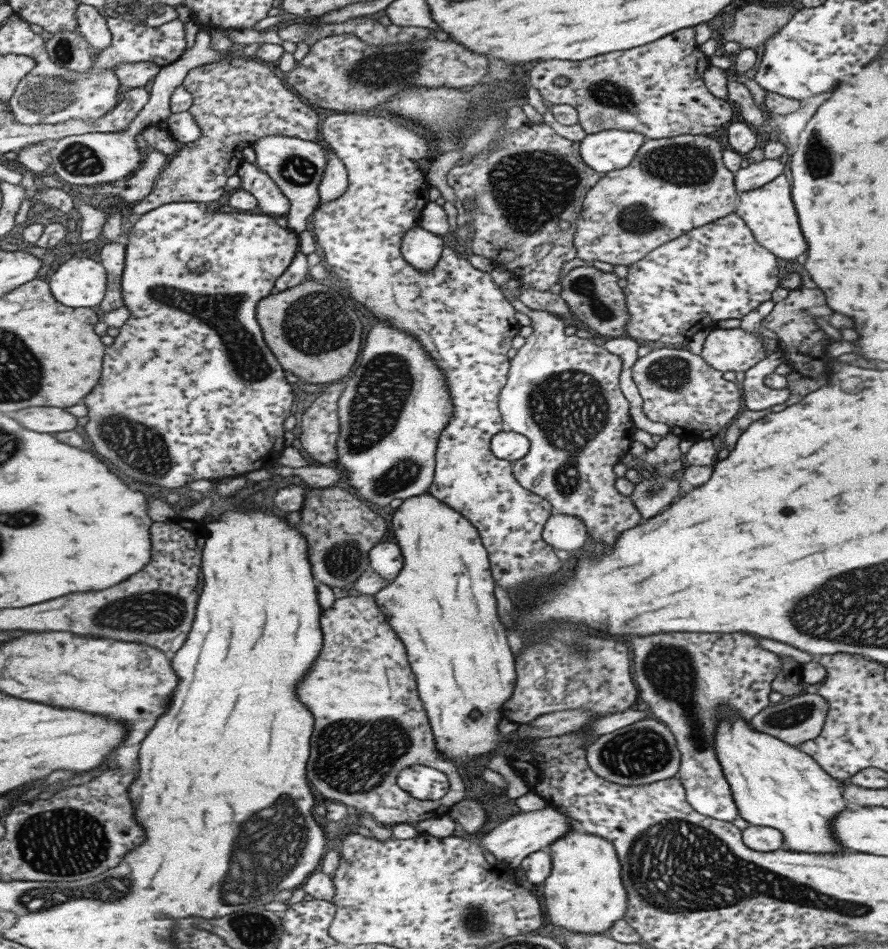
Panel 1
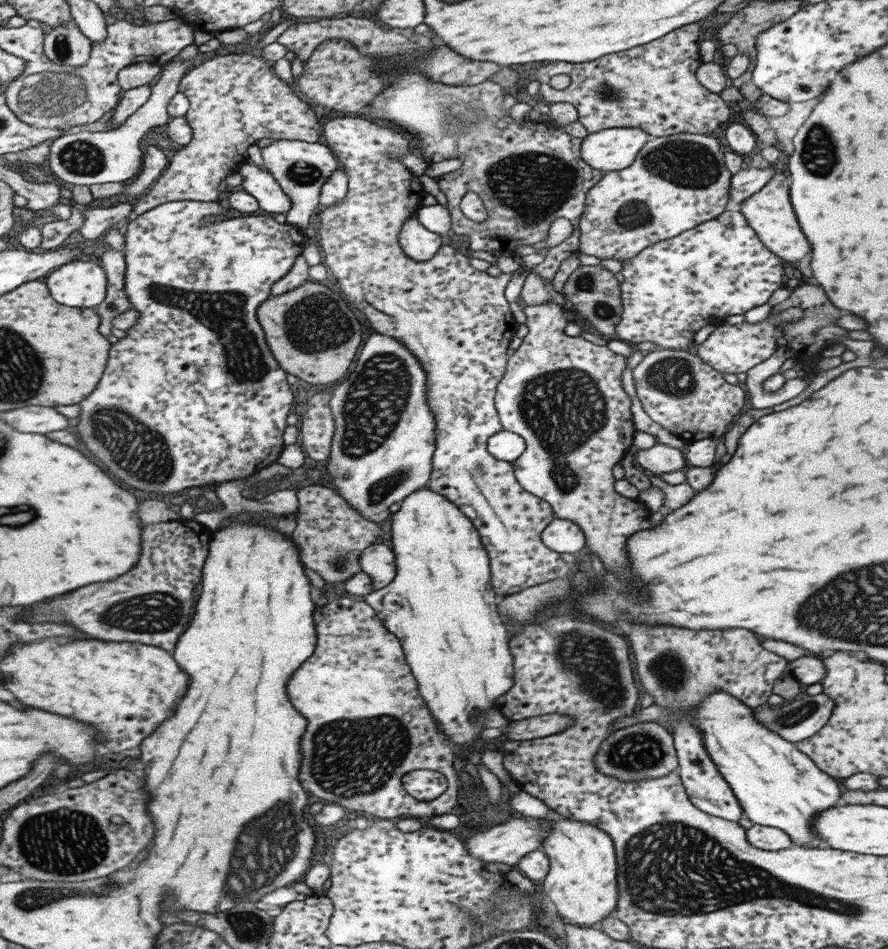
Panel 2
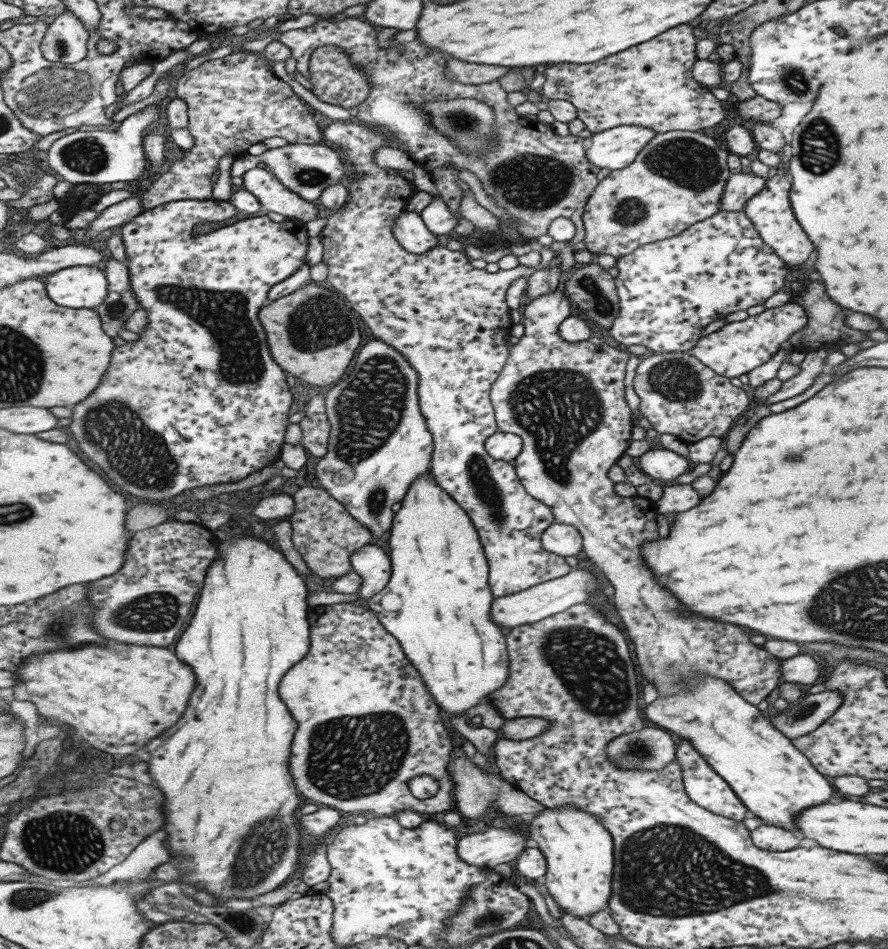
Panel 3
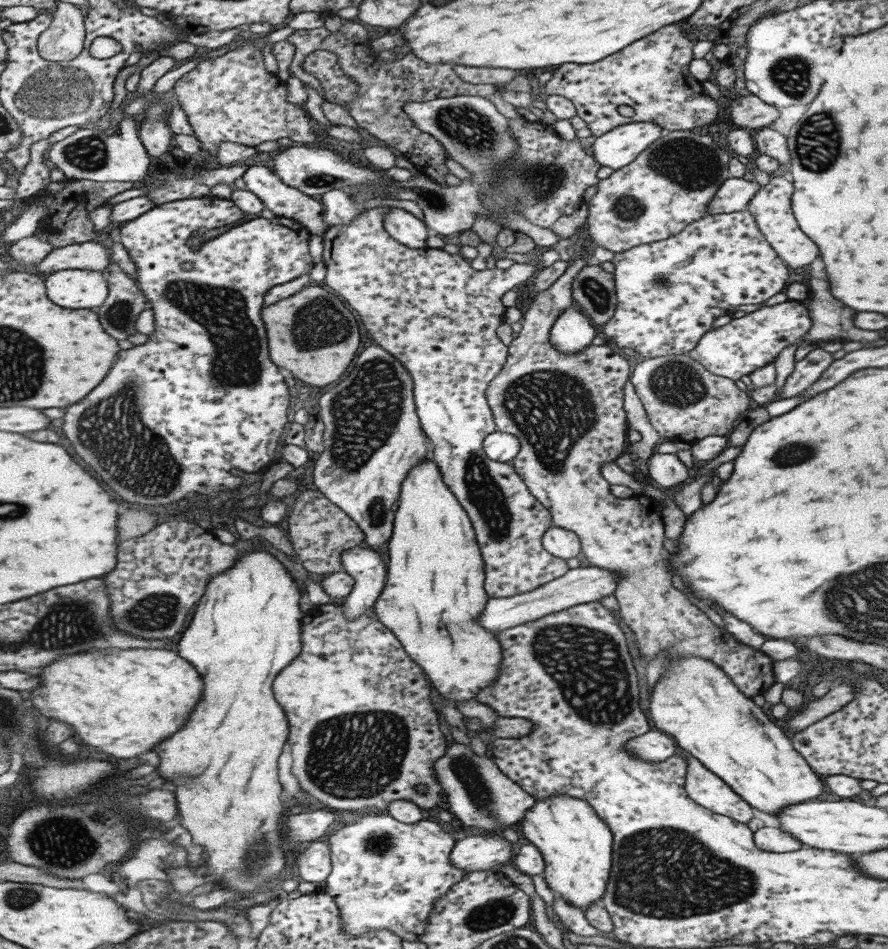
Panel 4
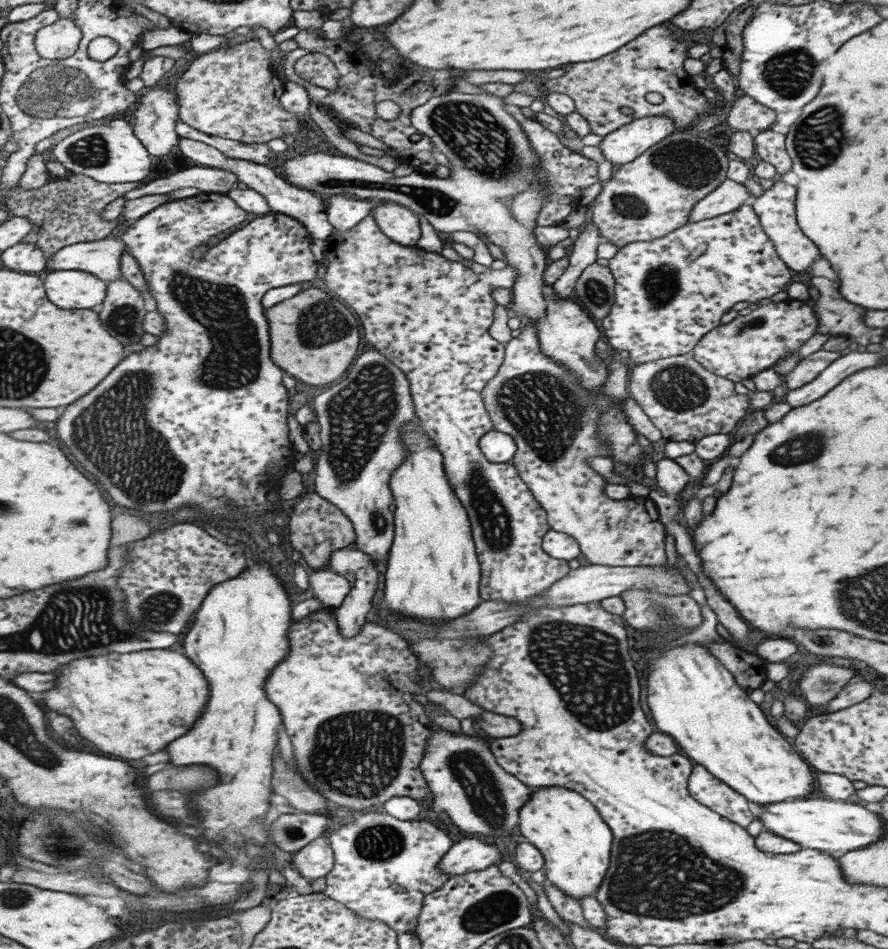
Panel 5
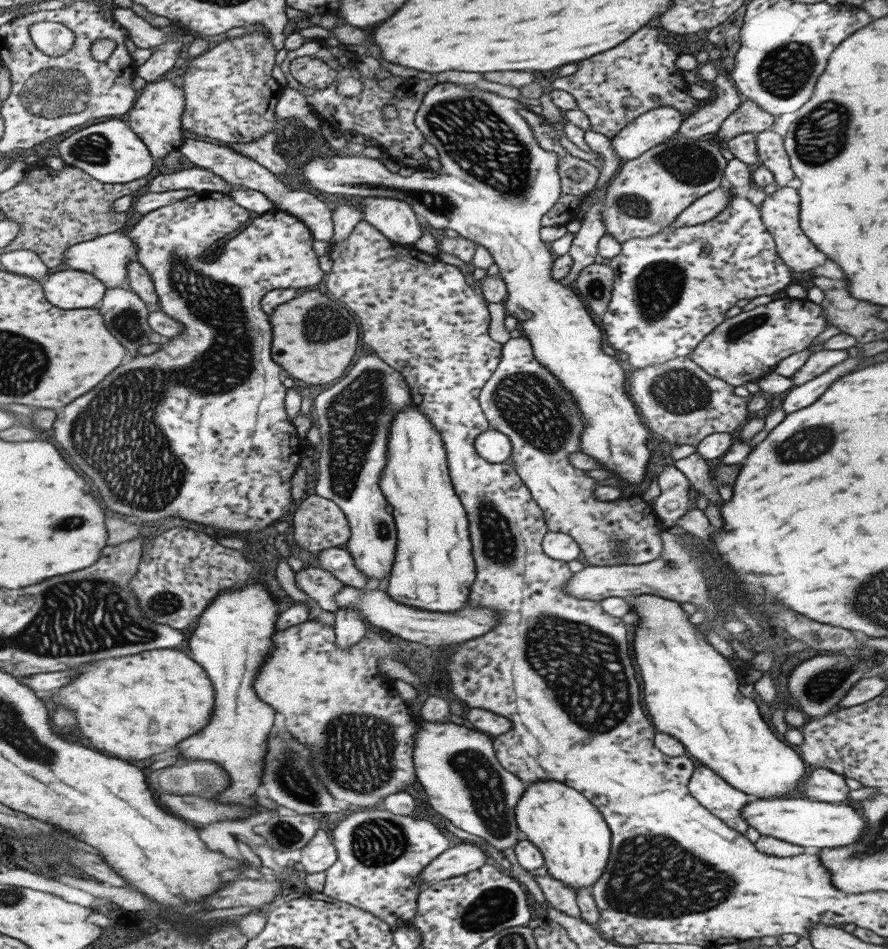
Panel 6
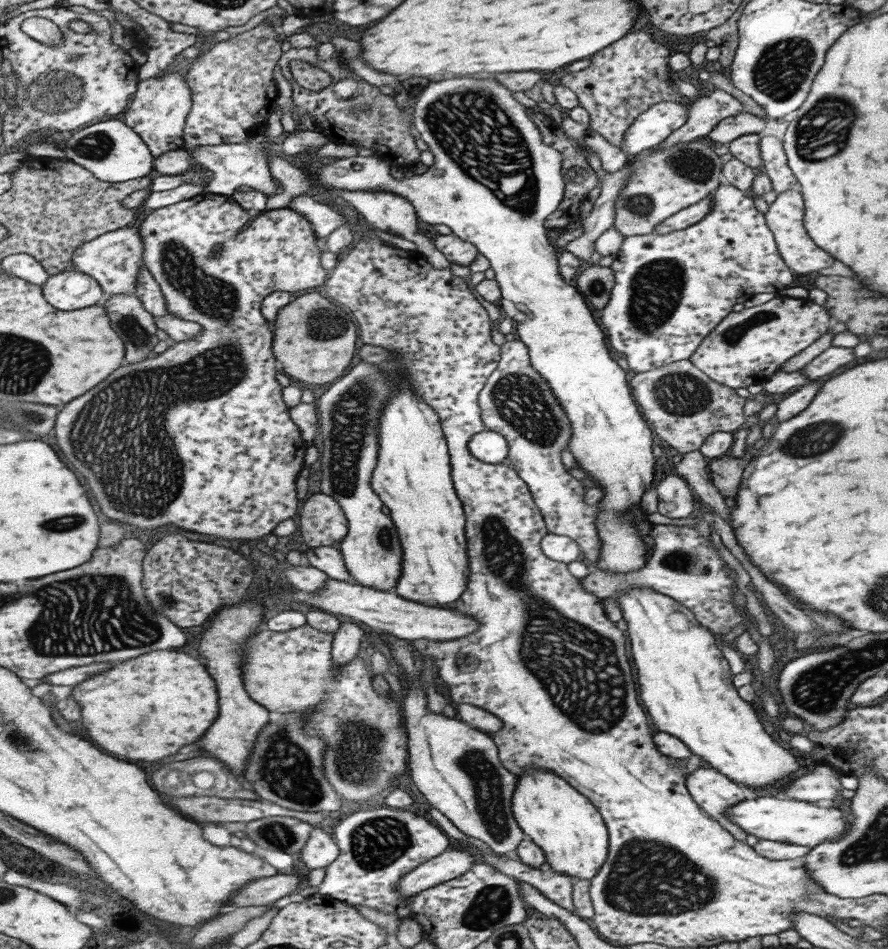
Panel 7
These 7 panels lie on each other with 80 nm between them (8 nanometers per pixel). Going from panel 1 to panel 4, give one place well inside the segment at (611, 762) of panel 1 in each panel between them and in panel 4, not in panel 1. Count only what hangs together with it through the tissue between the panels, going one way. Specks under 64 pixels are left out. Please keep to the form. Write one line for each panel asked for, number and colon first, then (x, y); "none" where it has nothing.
2: (646, 750)
3: (650, 748)
4: (653, 746)

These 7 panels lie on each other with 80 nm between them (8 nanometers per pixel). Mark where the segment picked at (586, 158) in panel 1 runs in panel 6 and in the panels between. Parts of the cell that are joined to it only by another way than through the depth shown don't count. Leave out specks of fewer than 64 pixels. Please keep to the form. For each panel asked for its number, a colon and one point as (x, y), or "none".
2: (612, 149)
3: (613, 149)
4: (616, 148)
5: (622, 145)
6: (656, 126)

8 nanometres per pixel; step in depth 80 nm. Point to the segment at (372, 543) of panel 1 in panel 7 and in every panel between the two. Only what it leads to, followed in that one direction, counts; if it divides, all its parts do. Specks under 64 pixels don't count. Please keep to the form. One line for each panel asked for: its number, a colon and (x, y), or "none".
2: (331, 535)
3: (325, 533)
4: (320, 531)
5: (318, 528)
6: (319, 523)
7: (323, 521)

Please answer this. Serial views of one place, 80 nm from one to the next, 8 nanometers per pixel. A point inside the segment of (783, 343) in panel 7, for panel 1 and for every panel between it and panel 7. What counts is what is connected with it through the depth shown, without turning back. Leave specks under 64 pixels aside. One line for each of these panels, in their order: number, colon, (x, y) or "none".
1: (727, 350)
2: (729, 349)
3: (737, 347)
4: (743, 345)
5: (748, 344)
6: (743, 348)

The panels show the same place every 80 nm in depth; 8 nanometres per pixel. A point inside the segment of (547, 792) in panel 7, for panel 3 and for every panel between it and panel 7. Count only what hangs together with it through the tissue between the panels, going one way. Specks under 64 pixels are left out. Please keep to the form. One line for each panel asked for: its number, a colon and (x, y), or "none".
3: (577, 848)
4: (575, 844)
5: (564, 827)
6: (568, 830)

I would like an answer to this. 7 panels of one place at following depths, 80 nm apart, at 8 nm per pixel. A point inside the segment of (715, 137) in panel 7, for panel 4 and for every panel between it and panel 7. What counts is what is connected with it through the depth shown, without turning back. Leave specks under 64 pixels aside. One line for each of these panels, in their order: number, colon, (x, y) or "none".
4: (748, 112)
5: (745, 114)
6: (747, 118)

